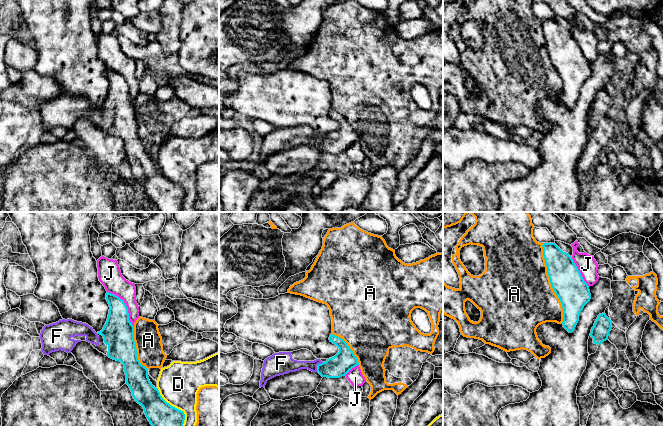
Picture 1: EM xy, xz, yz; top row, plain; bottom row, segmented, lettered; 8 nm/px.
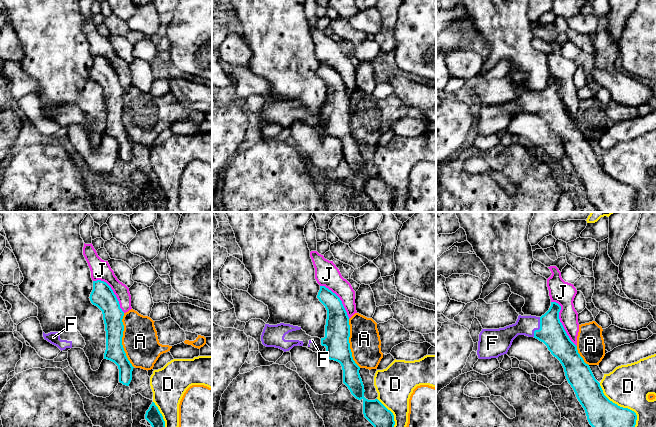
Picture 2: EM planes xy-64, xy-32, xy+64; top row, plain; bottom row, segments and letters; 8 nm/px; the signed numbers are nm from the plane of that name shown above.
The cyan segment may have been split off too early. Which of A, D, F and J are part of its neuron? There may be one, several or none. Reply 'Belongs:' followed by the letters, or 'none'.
Belongs: F

